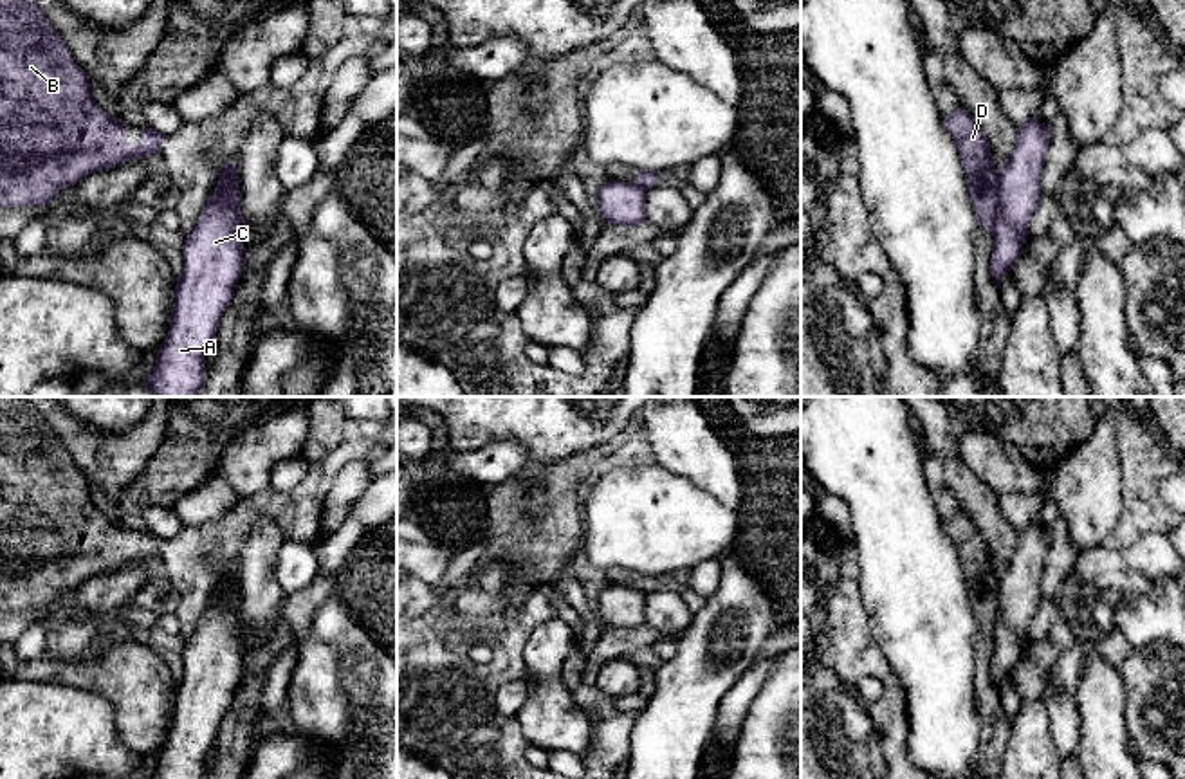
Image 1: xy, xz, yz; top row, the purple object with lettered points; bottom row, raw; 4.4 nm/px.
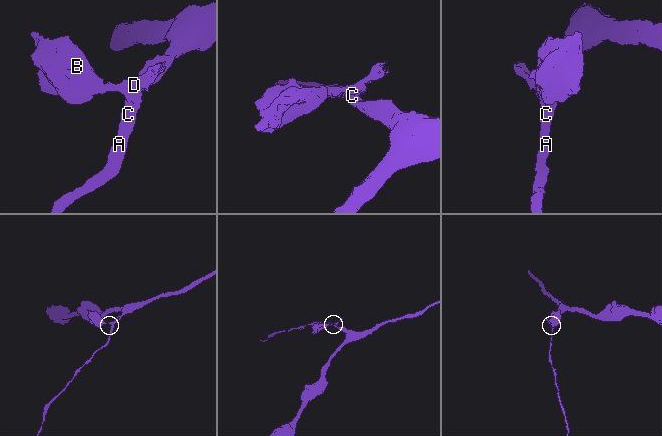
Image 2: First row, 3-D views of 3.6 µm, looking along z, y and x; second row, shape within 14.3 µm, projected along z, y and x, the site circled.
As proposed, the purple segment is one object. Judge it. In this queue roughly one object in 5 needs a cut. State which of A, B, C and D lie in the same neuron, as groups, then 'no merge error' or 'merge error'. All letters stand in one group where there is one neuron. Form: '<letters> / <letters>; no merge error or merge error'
A C / B D; merge error

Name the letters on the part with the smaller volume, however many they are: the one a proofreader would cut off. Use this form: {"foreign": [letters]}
{"foreign": ["B", "D"]}

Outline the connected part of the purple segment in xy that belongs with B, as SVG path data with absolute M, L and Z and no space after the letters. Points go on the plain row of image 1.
M0 397L0 609L51 606L90 577L159 557L168 539L141 532L141 545L126 545L126 527L94 503L60 436L25 397Z

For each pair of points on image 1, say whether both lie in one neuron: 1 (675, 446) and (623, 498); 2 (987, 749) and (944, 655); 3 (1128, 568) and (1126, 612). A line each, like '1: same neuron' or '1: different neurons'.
1: different neurons
2: different neurons
3: different neurons

